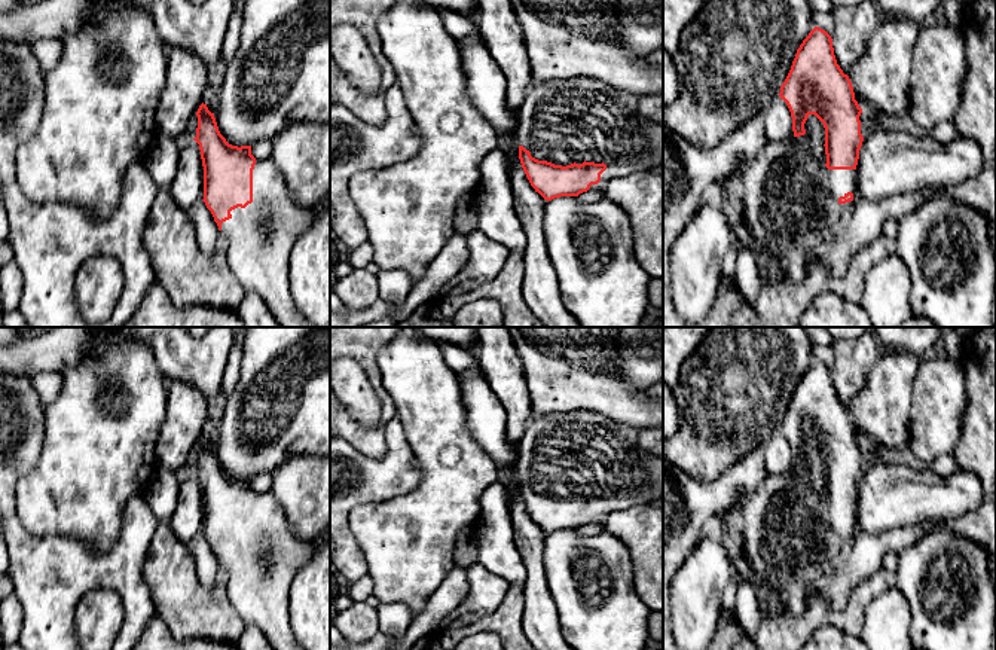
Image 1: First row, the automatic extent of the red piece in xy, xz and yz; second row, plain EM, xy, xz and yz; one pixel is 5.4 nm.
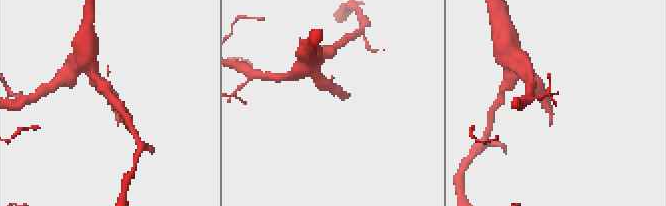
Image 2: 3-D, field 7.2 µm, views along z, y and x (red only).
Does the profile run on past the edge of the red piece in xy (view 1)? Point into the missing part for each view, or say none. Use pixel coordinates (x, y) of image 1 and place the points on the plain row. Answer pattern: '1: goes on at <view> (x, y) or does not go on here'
1: goes on at xy (260, 595)

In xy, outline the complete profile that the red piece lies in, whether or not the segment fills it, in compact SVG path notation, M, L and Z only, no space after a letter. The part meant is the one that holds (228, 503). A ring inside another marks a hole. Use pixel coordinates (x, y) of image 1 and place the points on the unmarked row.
M207 437L198 445L196 470L204 500L201 534L211 544L220 568L226 573L227 596L248 626L256 626L274 650L303 650L290 622L288 592L296 573L312 558L320 540L302 540L288 522L284 507L272 492L257 494L251 479L232 479L220 467L214 446ZM260 553L272 553L272 565L263 567Z

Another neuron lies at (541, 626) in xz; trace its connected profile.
M516 463L510 467L513 479L507 485L507 495L514 543L526 567L526 582L523 583L523 632L535 650L574 650L563 638L557 608L550 595L547 577L544 574L543 553L547 534L531 519L522 501L514 466Z

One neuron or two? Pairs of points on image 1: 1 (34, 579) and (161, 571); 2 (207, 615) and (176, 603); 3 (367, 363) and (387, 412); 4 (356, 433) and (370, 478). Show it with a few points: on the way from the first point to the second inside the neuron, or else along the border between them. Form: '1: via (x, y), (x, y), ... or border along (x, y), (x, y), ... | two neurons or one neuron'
1: border along (150, 539), (143, 561), (143, 579), (155, 606) | two neurons
2: via (199, 612), (191, 610), (183, 603) | one neuron
3: via (373, 375), (385, 400) | one neuron
4: border along (345, 439), (370, 457), (381, 457), (387, 451) | two neurons

